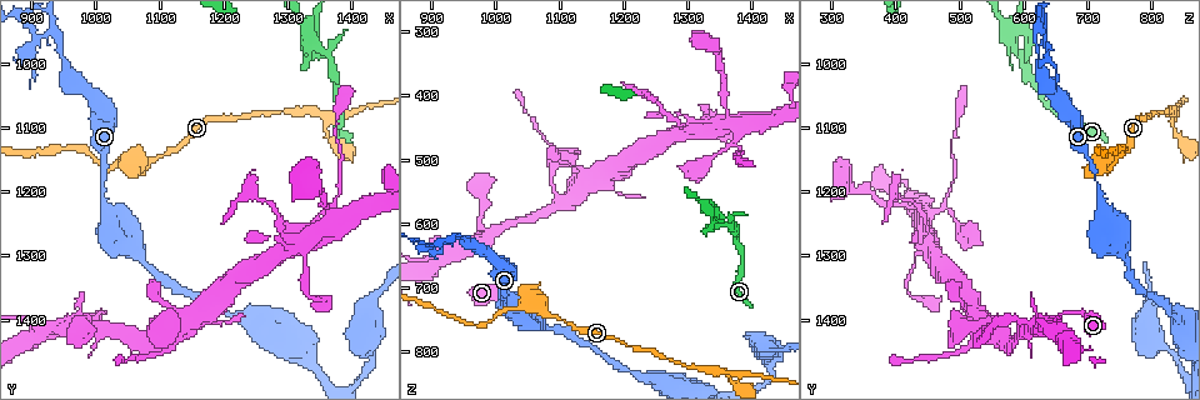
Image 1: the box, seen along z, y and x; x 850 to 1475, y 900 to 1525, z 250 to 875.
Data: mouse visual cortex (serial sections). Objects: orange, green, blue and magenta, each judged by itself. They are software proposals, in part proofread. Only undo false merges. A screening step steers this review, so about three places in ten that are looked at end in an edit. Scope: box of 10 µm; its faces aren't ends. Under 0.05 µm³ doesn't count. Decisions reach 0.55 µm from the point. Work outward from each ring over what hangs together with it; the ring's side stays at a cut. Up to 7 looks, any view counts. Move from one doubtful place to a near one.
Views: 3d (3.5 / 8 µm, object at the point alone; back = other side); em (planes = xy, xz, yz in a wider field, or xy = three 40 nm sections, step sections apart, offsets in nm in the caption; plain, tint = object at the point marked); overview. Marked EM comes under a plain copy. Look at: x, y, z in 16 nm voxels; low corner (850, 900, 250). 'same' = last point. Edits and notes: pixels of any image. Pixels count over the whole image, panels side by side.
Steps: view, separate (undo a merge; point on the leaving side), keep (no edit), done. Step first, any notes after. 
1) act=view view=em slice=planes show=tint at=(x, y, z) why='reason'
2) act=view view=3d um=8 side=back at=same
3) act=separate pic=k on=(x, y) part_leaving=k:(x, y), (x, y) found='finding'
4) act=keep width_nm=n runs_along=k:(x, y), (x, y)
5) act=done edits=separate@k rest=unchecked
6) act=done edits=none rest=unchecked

act=view view=3d um=8 at=(1360, 1080, 835) why='sharp bend'

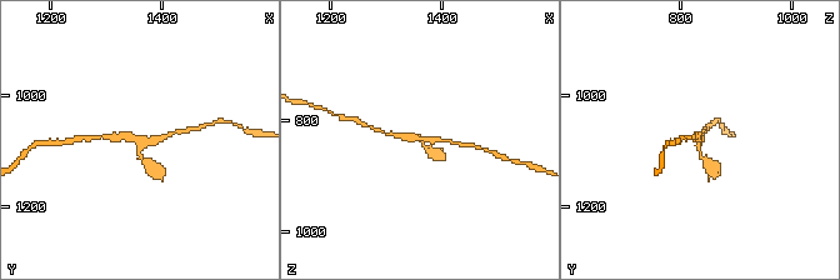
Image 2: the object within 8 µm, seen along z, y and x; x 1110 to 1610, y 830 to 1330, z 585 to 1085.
act=view view=em slice=xy step=2 show=tint at=same arms=3 arm_widths_nm=150,150,150

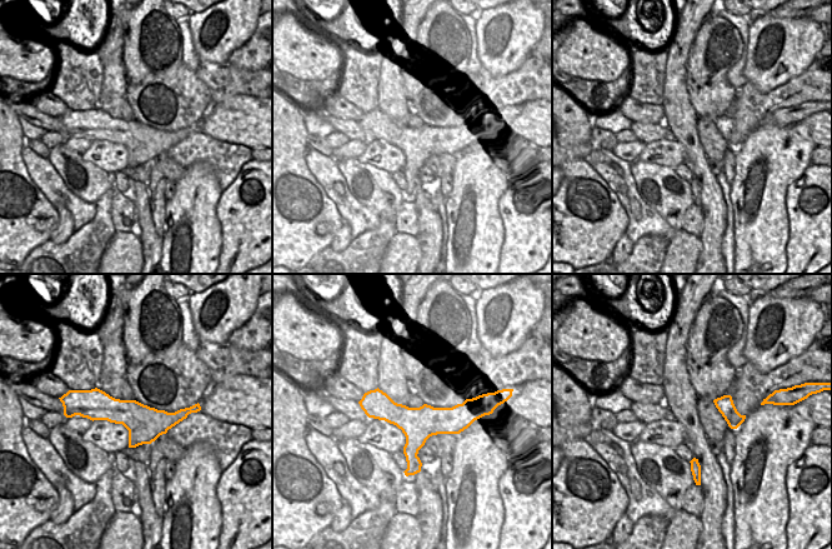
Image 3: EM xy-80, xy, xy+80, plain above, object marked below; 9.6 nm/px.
act=keep runs_along=2:(104, 136), (139, 140), (140, 158), (153, 168) found='one cell here'

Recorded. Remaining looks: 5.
act=view view=3d um=3.5 at=(1335, 950, 580) why='three-way junction'

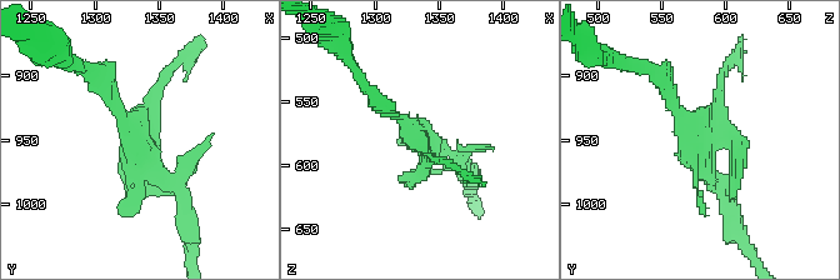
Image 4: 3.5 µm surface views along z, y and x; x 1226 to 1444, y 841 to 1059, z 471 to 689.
act=view view=em slice=xy step=1 show=tint at=(1332, 954, 580) why='shape alone is not enough'

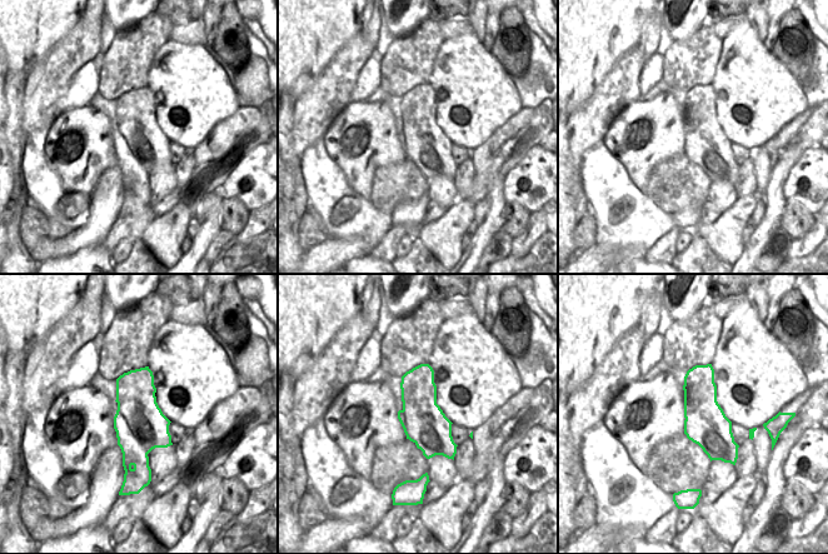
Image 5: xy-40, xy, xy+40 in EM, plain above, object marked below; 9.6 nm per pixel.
act=separate pic=4 on=(178, 61) part_leaving=4:(710, 139), (740, 150), (733, 196) found='two cells meet here'

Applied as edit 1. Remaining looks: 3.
act=view view=overview why='redraw'

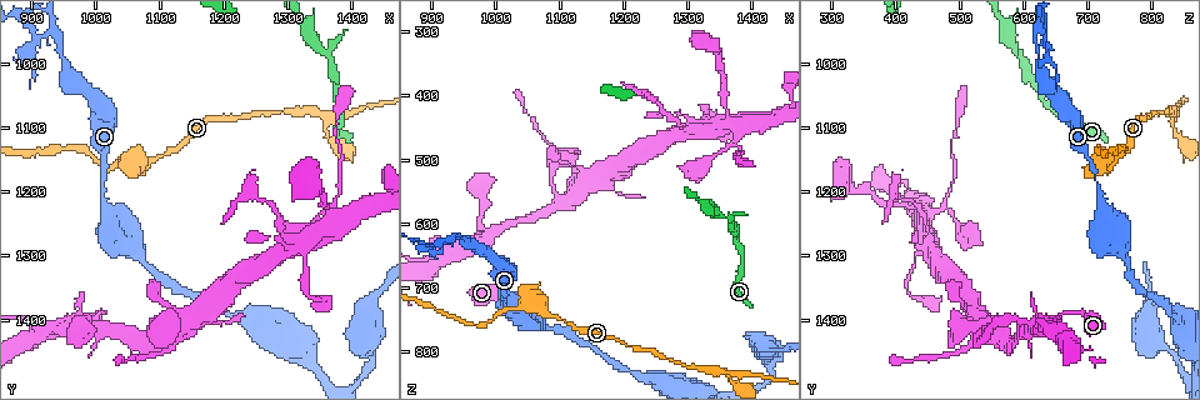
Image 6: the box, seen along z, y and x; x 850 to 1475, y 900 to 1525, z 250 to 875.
act=view view=3d um=3.5 side=back at=(1075, 1305, 765) why='calibre changes'

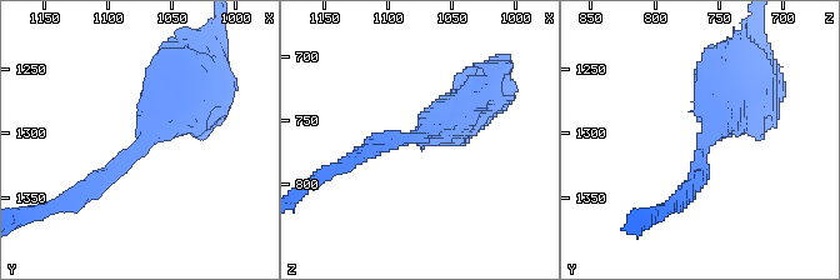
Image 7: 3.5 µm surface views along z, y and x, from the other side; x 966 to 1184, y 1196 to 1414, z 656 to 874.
act=view view=em slice=xy step=5 show=tint at=(1072, 1308, 760) arm_widths_nm=250,600 why='now the EM'

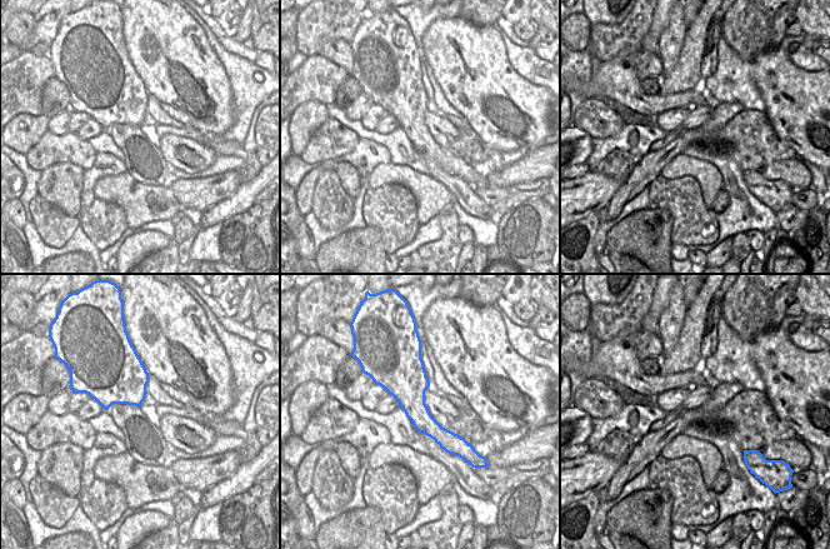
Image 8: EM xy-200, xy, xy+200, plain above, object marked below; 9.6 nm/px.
act=keep runs_along=7:(195, 84), (115, 169), (76, 195) found='all the same cell'

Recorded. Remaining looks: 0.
act=done edits=separate@4 rest=unchecked

